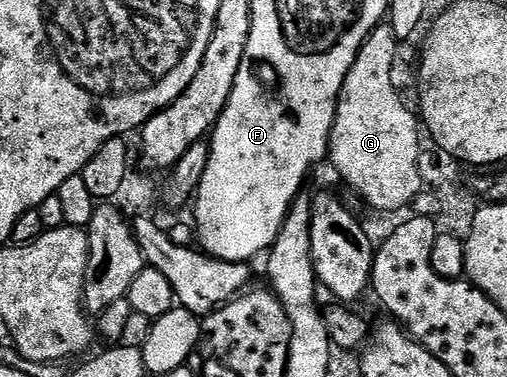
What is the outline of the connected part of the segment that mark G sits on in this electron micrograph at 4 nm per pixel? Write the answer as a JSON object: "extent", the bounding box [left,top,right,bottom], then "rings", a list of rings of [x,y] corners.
{"extent":[329,23,425,211],"rings":[[[389,23],[379,24],[371,31],[369,38],[367,38],[357,53],[353,69],[349,69],[349,73],[345,77],[345,85],[343,92],[339,94],[339,104],[337,105],[337,113],[333,121],[333,129],[331,130],[331,146],[329,148],[329,163],[335,166],[335,171],[368,203],[371,207],[376,207],[379,211],[399,211],[402,207],[407,207],[419,195],[419,190],[424,190],[425,184],[423,182],[423,174],[419,172],[419,160],[421,158],[421,150],[419,151],[419,131],[421,135],[421,123],[417,118],[416,112],[411,111],[403,104],[403,99],[399,96],[399,91],[395,88],[395,62],[397,62],[396,47],[399,40],[392,31]]]}

